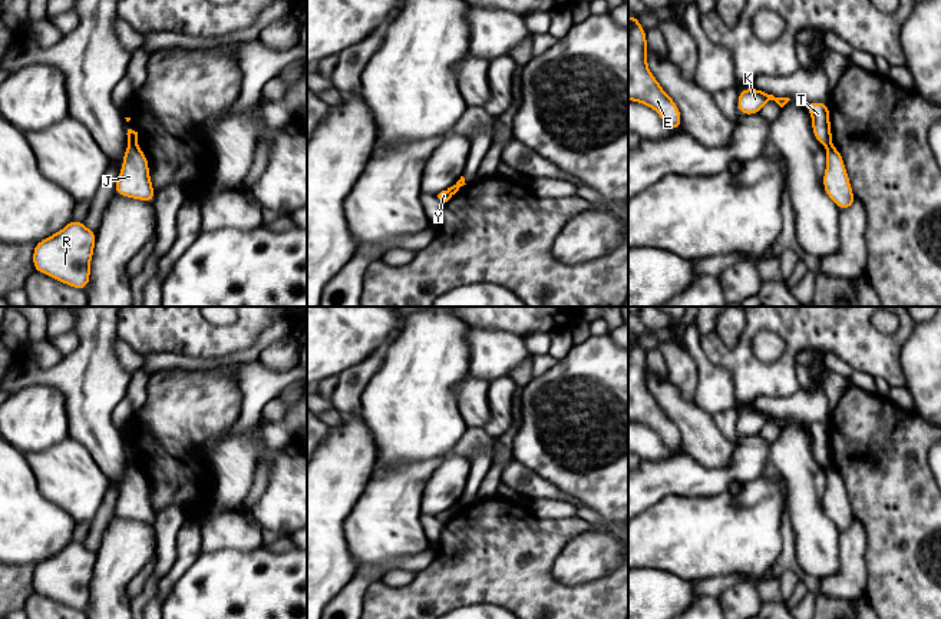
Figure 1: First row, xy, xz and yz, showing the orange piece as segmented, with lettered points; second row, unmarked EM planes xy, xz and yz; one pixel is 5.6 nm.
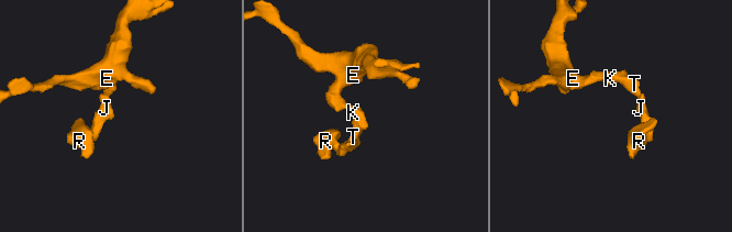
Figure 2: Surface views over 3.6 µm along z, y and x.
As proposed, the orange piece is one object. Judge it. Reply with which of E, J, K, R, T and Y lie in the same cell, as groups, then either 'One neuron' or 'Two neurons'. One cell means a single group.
Groups: E K T / J R Y. Two neurons

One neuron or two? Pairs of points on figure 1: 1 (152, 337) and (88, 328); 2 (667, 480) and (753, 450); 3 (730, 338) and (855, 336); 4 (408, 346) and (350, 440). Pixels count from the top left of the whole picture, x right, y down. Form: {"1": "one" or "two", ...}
{"1": "two", "2": "one", "3": "two", "4": "two"}

